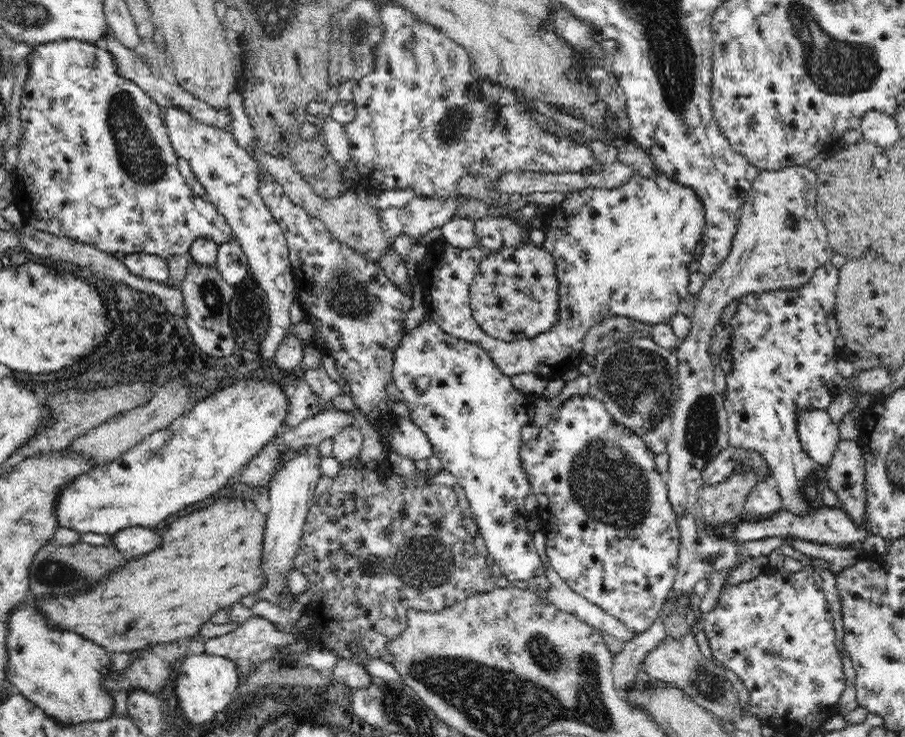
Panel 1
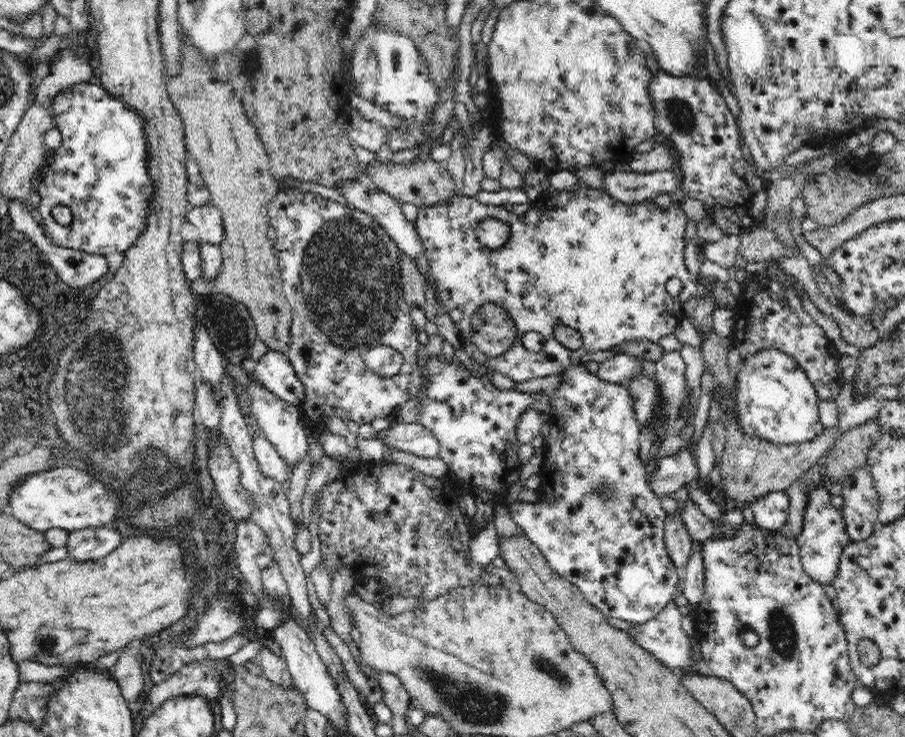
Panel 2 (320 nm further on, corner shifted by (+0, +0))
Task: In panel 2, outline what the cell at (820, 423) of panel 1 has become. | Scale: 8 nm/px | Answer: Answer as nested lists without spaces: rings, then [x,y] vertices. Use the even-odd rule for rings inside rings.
[[[760,351],[734,372],[737,379],[737,410],[745,430],[774,443],[799,445],[816,442],[825,426],[819,415],[816,391],[804,371],[788,354]]]

